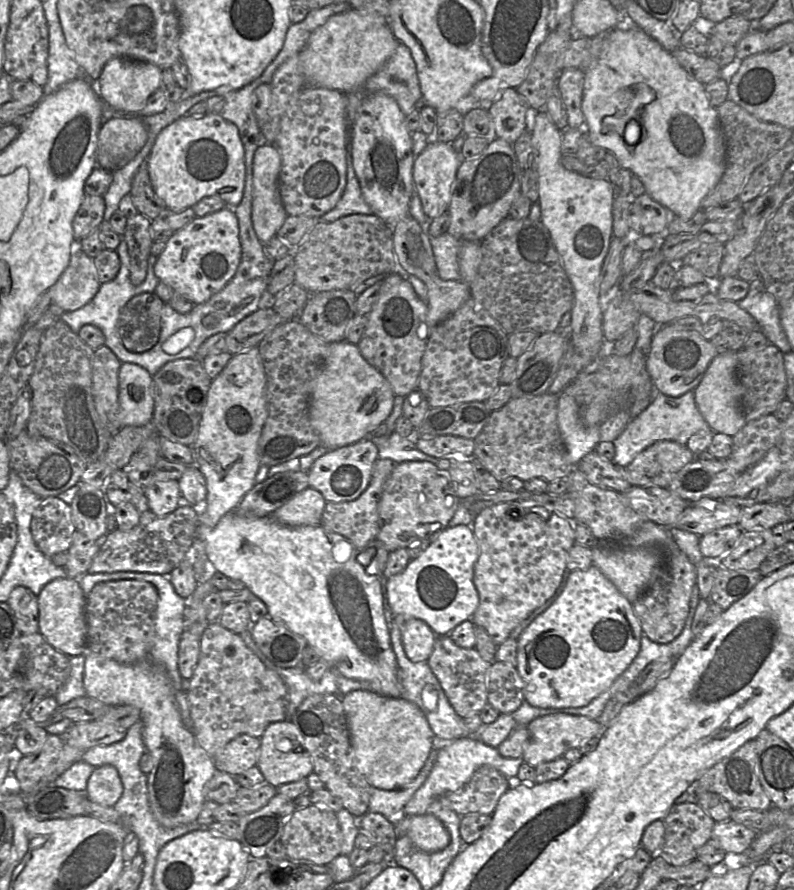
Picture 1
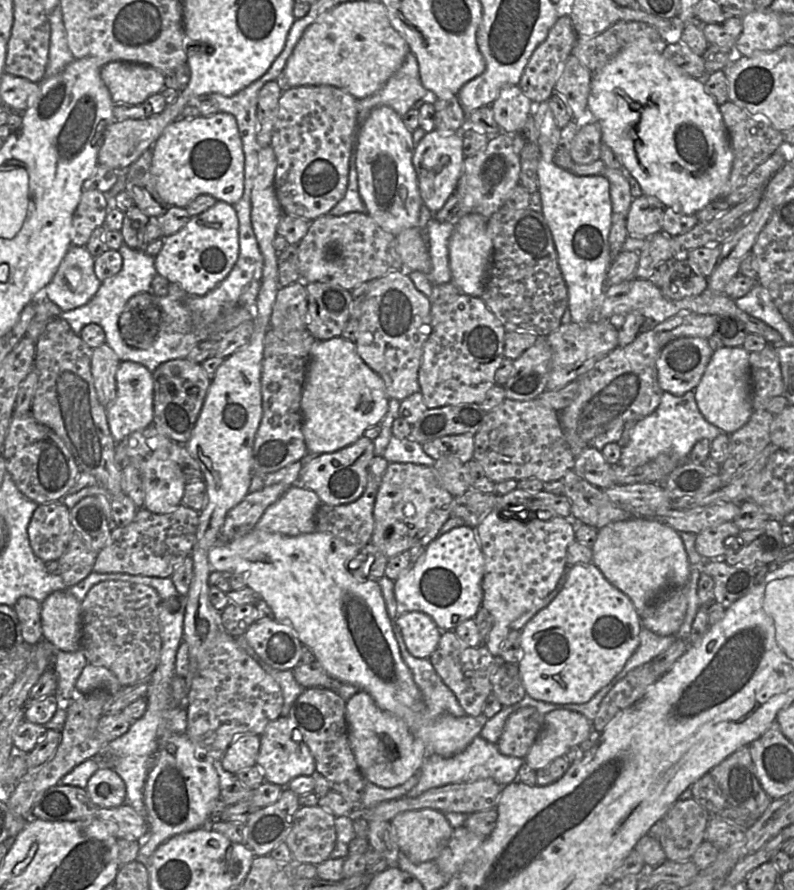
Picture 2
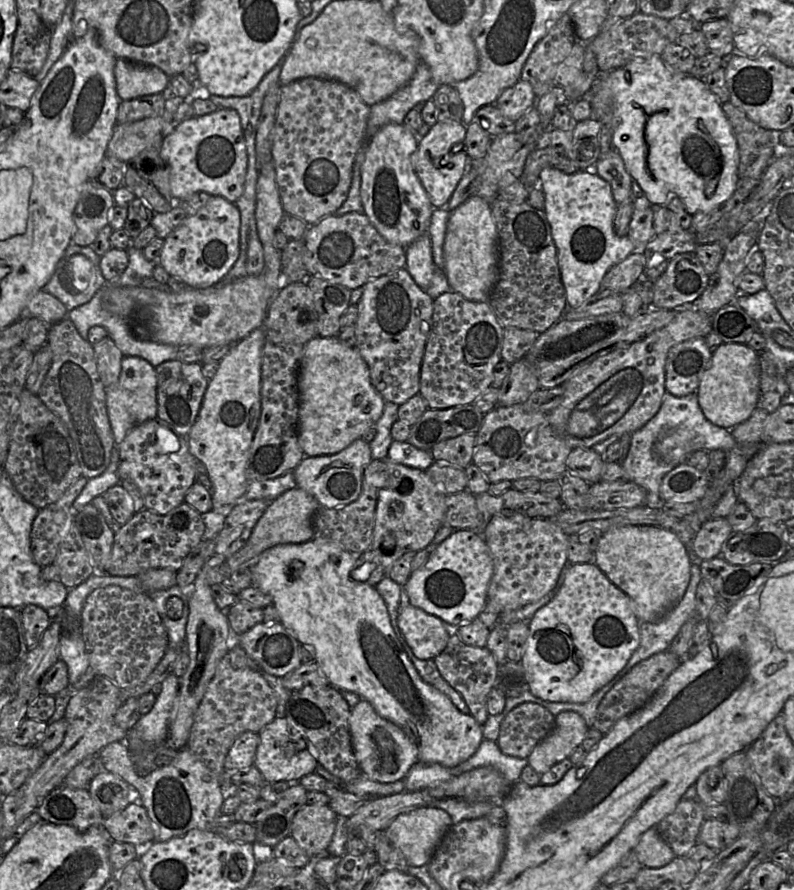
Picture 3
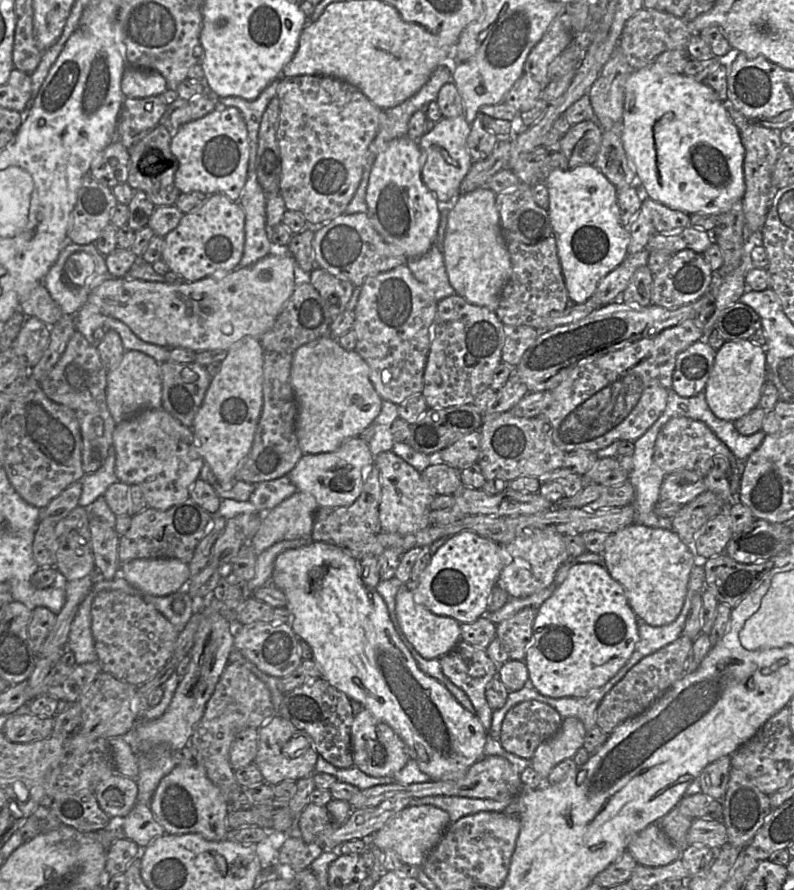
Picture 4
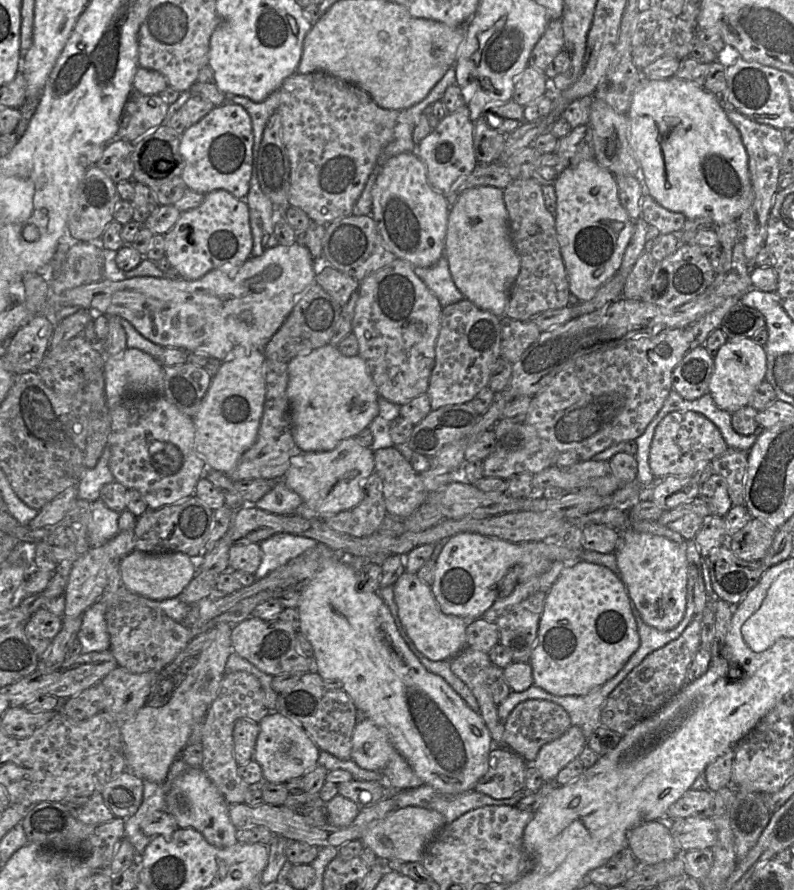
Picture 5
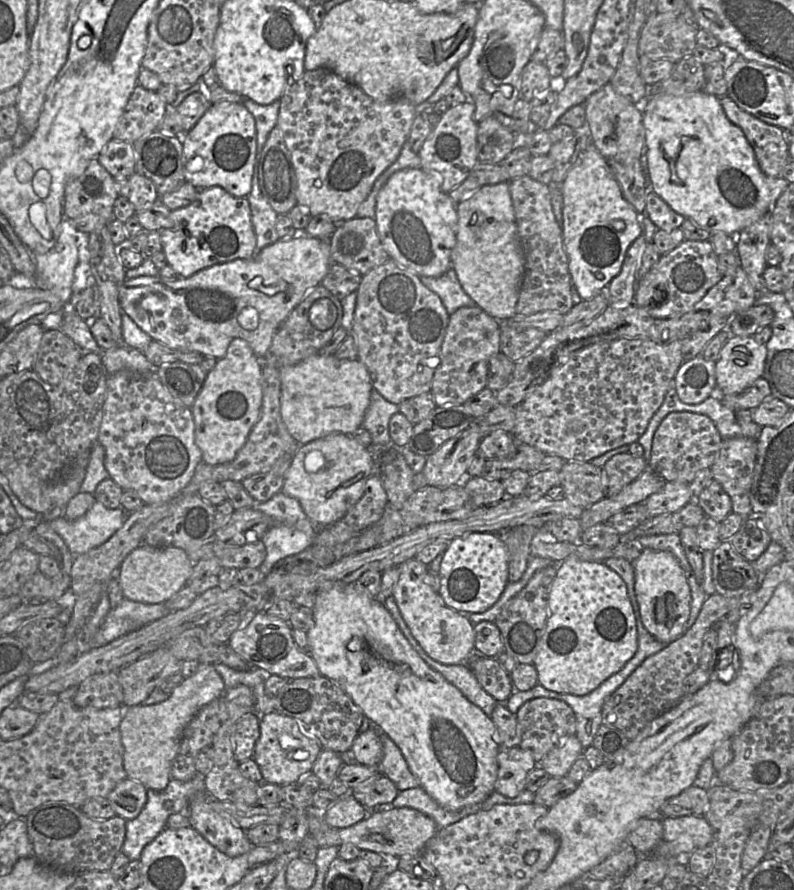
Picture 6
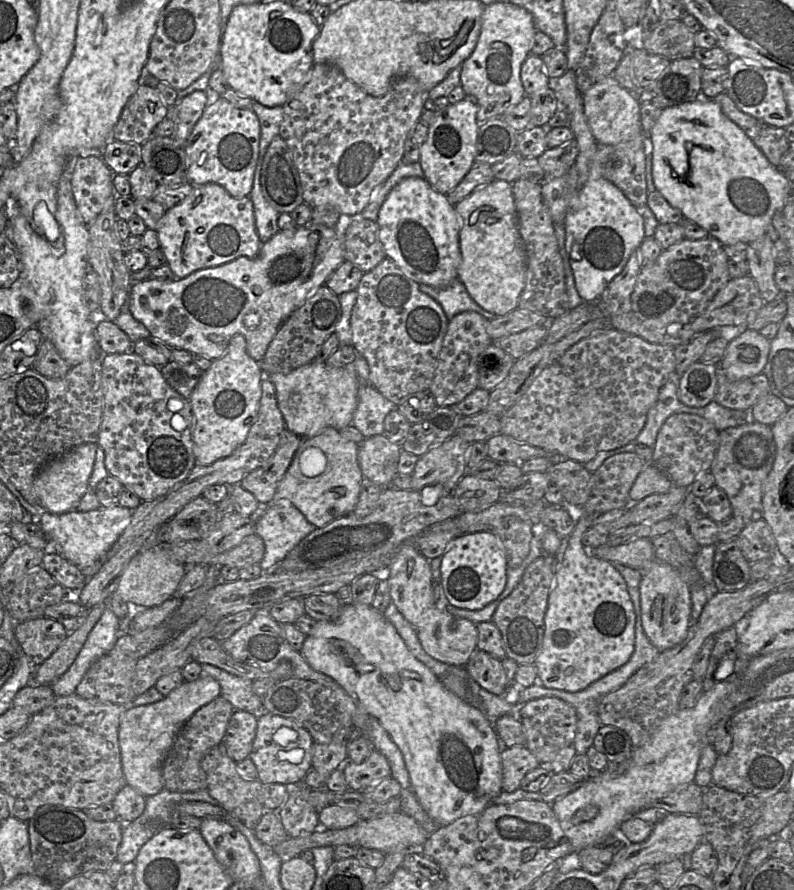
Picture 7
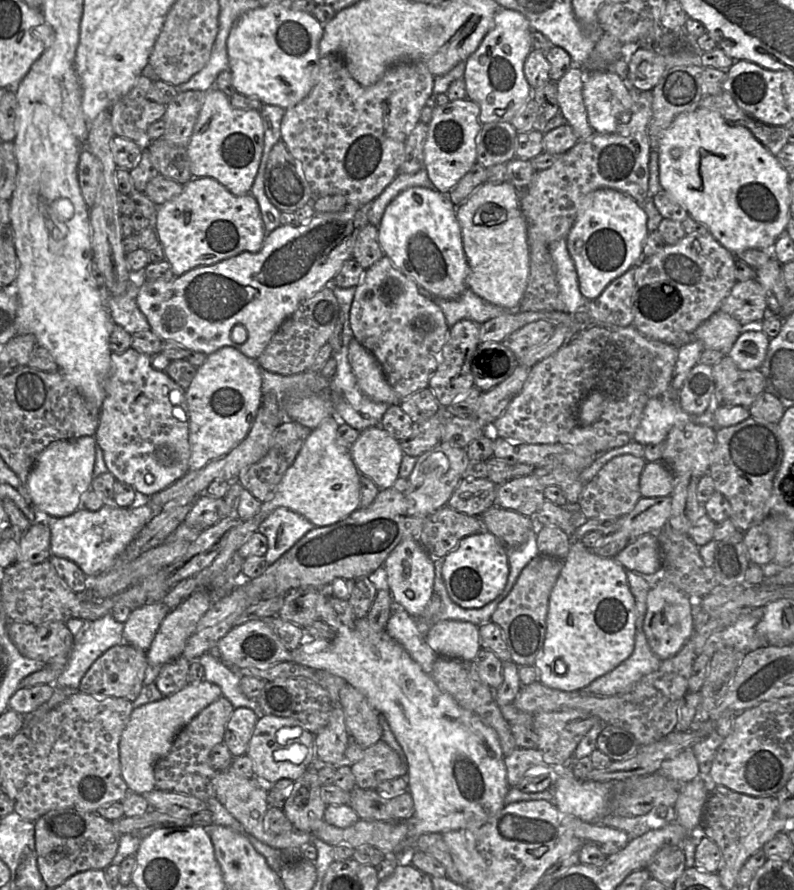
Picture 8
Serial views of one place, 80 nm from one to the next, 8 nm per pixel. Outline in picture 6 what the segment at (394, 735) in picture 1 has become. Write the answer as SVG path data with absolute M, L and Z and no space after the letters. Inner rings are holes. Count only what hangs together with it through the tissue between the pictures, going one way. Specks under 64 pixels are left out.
M372 723L368 729L359 732L349 751L351 760L366 766L379 765L383 755L380 735L380 730Z

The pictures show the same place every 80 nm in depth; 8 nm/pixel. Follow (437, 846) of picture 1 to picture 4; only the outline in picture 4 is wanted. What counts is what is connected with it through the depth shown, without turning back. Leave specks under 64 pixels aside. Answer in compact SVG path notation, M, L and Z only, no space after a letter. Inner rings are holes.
M410 805L391 817L369 841L383 851L392 850L409 865L422 867L428 853L451 824L449 814L432 805Z

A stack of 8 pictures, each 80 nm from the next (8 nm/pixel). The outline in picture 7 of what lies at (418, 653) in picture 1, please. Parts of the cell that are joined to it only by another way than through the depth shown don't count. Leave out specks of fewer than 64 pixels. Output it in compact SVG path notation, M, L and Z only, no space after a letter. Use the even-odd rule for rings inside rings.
M414 542L401 545L385 571L391 600L417 632L420 643L431 657L448 665L465 667L477 650L477 625L439 609L433 601L430 560L424 557Z

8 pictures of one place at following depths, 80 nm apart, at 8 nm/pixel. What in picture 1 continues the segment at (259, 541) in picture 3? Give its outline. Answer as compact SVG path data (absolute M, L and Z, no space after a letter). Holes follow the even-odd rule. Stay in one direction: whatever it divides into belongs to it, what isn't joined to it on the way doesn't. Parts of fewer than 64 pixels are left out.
M308 487L275 510L271 517L290 527L318 526L326 503L319 491Z

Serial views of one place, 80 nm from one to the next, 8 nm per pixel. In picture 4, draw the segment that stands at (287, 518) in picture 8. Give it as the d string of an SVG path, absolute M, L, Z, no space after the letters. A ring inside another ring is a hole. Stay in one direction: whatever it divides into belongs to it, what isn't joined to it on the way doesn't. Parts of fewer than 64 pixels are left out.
M285 475L256 484L249 501L260 513L266 513L292 496L296 491L298 491L296 486L291 482L288 475ZM311 538L283 540L273 544L268 549L263 551L259 556L257 556L256 574L252 580L247 582L250 596L255 589L264 586L271 581L274 563L279 554L289 549L306 546L310 544L311 541Z

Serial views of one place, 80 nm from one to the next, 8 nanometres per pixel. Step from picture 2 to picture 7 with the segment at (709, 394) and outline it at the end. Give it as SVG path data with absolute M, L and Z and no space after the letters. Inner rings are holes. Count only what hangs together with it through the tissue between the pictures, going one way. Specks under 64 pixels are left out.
M745 329L729 341L719 368L730 381L762 373L768 359L770 341L758 331Z

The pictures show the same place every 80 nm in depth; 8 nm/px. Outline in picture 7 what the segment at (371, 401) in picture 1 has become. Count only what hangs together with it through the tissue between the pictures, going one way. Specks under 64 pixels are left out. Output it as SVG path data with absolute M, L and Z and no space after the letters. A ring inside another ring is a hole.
M313 360L289 373L274 373L270 379L274 384L277 405L286 429L301 438L313 437L326 427L340 431L351 425L360 383L352 363L331 368L325 361Z

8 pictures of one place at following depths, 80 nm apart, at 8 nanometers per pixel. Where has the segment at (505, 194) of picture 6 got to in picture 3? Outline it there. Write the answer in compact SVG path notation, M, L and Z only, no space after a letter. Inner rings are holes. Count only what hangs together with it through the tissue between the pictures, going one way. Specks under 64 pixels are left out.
M472 195L452 210L444 241L445 273L453 292L474 302L489 301L499 274L498 233L491 204Z

